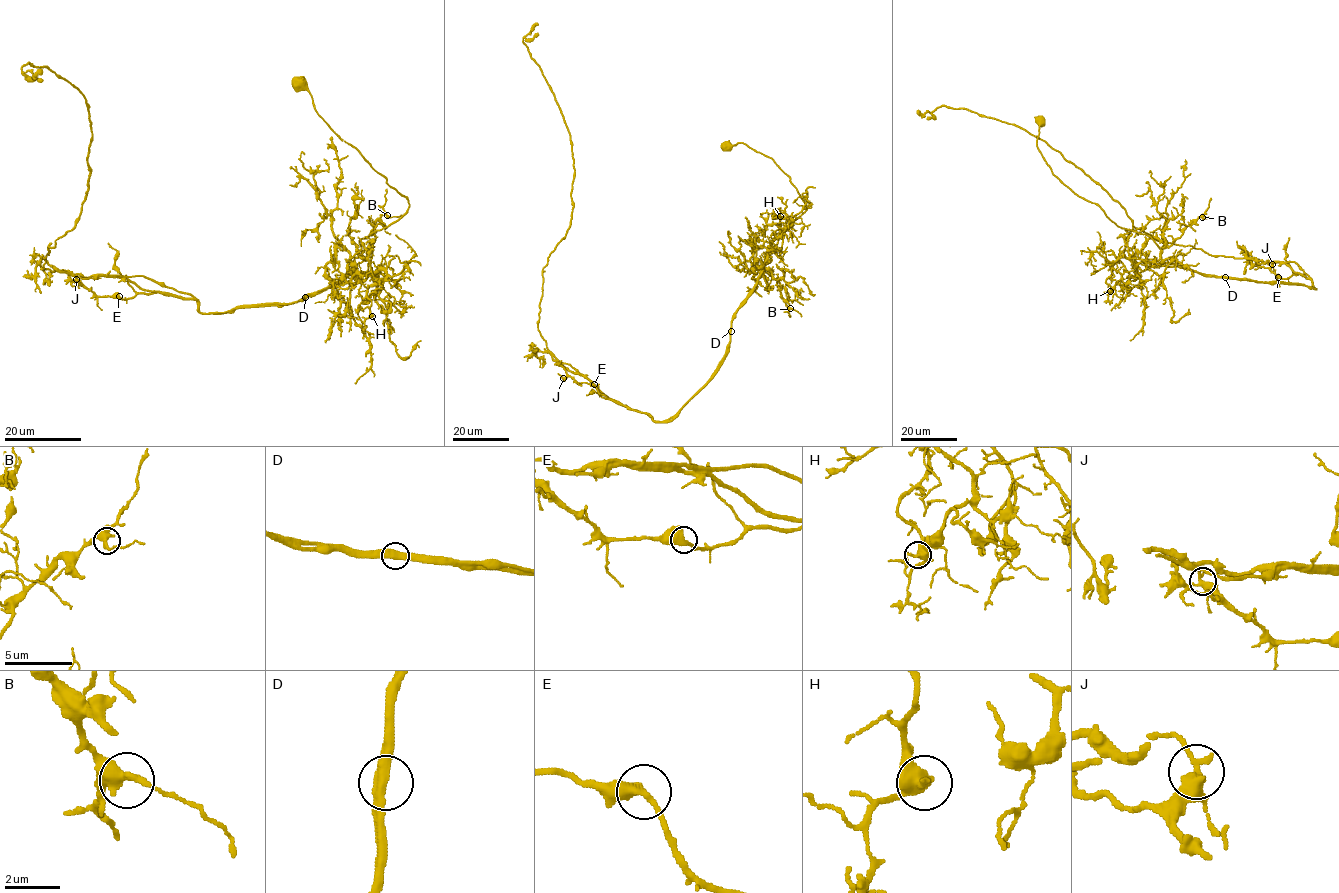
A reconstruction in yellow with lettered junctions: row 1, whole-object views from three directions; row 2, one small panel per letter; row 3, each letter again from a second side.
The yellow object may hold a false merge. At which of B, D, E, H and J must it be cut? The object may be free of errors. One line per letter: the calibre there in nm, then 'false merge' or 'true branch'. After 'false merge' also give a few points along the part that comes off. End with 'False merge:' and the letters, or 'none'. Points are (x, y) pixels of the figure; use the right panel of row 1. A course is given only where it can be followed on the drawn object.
B: calibre 440 nm; true branch
D: calibre 440 nm; false merge; course (1225, 277), (1303, 284), (1316, 289), (1310, 279), (1285, 263), (1247, 258), (1245, 249), (1252, 265), (1261, 260)
E: calibre 480 nm; true branch
H: calibre 480 nm; true branch
J: calibre 440 nm; true branch
False merge: D

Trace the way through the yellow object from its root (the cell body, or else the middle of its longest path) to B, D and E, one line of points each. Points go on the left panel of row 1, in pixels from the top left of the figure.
B: (298, 84), (328, 126), (409, 202), (400, 218), (362, 238), (351, 258), (374, 242), (373, 223), (387, 215)
D: (298, 84), (328, 126), (409, 202), (400, 218), (360, 240), (361, 249), (339, 283), (305, 297)
E: (298, 84), (407, 211), (360, 240), (339, 283), (291, 303), (201, 313), (177, 295), (119, 296)

